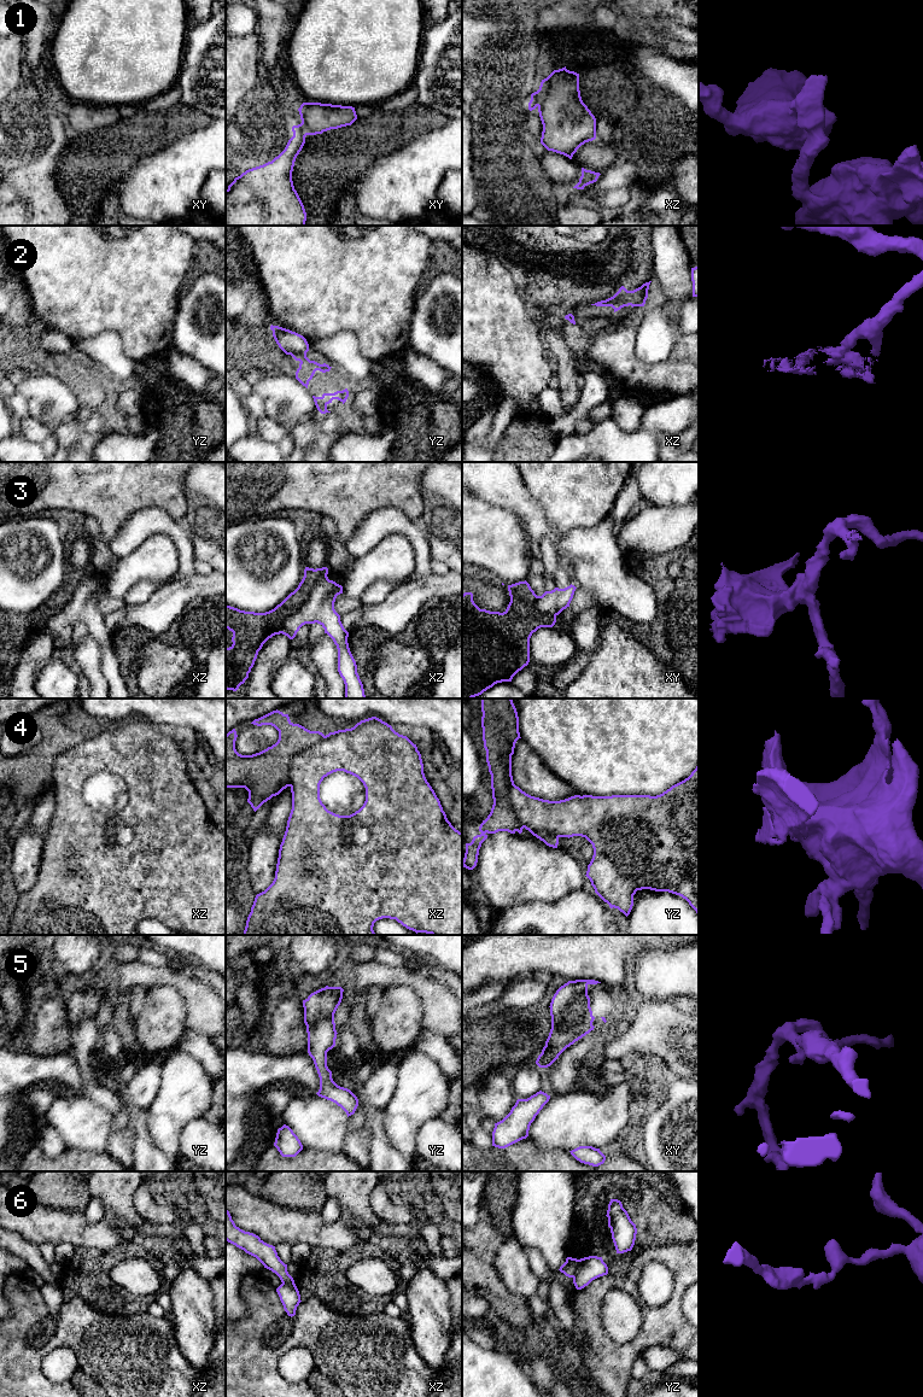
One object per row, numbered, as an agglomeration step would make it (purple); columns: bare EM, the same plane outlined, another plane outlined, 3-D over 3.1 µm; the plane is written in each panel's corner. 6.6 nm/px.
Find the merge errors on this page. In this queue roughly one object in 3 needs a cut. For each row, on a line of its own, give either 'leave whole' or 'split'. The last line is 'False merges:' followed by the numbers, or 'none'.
1: split
2: split
3: split
4: split
5: leave whole
6: split
False merges: 1, 2, 3, 4, 6

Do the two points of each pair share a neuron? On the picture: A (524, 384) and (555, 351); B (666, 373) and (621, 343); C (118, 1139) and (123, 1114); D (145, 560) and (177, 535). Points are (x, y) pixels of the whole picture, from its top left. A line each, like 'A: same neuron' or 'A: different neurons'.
A: different neurons
B: same neuron
C: same neuron
D: different neurons

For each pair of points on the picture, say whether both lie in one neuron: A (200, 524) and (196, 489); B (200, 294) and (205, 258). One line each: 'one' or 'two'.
A: one
B: two

